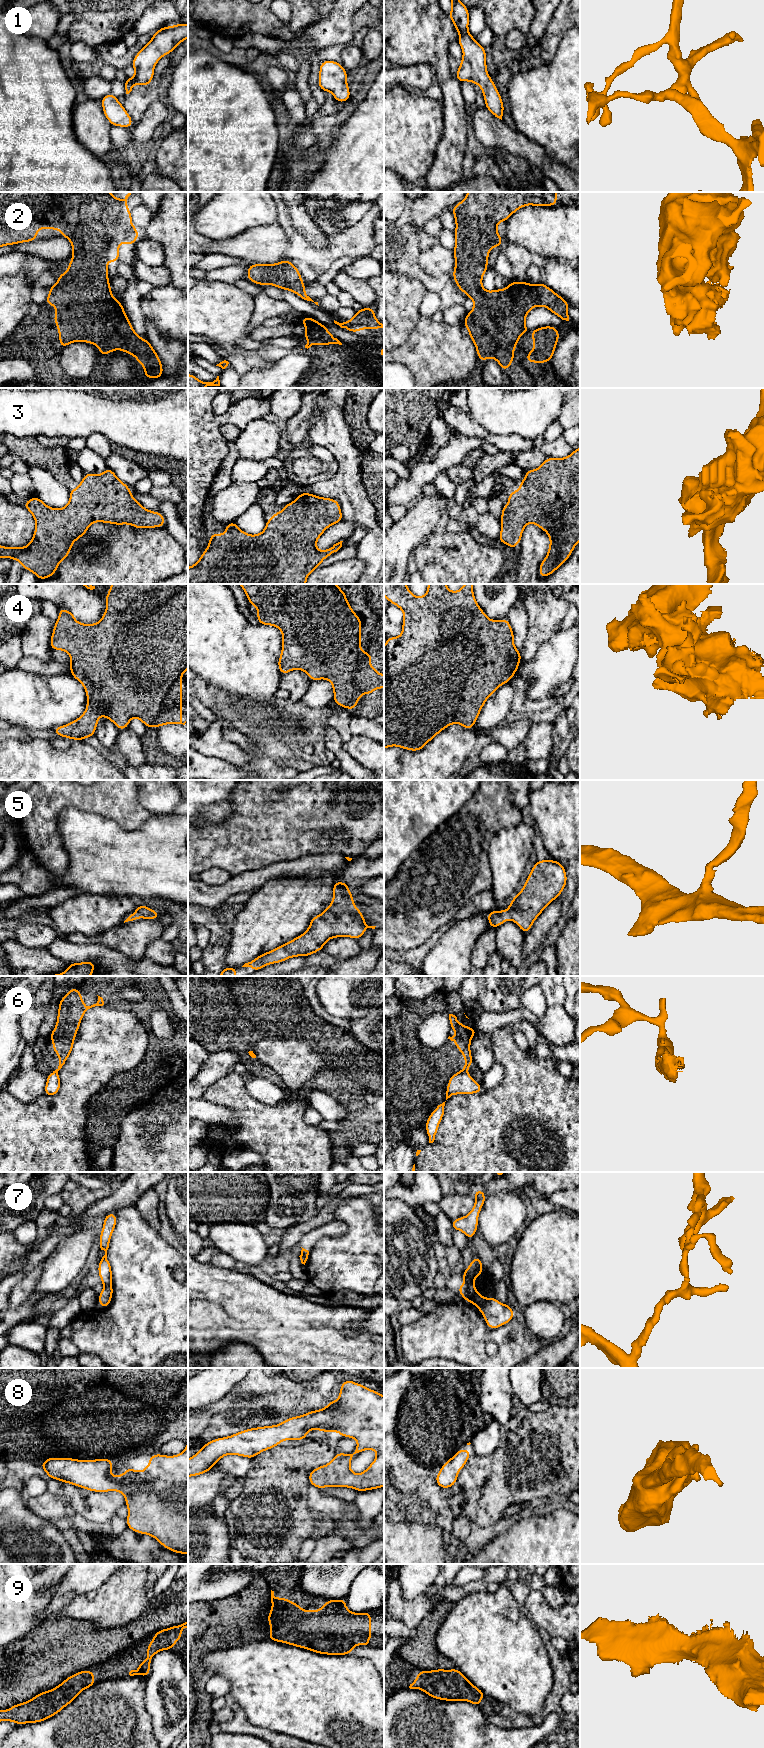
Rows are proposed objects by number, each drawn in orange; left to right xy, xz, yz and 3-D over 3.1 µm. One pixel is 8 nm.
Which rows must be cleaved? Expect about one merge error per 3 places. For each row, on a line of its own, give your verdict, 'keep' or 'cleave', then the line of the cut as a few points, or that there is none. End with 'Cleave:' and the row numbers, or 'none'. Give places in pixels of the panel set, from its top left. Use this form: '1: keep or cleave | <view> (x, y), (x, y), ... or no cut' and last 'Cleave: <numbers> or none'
1: keep | no cut
2: keep | no cut
3: keep | no cut
4: keep | no cut
5: keep | no cut
6: cleave | yz (461, 1070), (464, 1072)
7: cleave | xy (111, 1283), (104, 1285)
8: keep | no cut
9: keep | no cut
Cleave: 6, 7

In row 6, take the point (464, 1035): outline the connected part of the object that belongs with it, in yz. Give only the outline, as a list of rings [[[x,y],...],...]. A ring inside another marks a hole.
[[[449,1014],[450,1030],[456,1030],[457,1034],[452,1037],[448,1037],[453,1041],[461,1054],[464,1055],[465,1066],[461,1069],[462,1072],[466,1072],[473,1064],[473,1058],[470,1050],[470,1044],[472,1037],[478,1032],[476,1028],[463,1026],[453,1014]]]

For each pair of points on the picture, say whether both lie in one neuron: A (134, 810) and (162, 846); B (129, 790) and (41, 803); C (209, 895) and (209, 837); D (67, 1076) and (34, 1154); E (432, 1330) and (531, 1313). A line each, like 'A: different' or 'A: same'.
A: different
B: same
C: different
D: same
E: different

